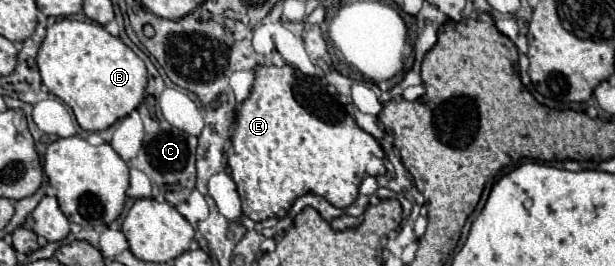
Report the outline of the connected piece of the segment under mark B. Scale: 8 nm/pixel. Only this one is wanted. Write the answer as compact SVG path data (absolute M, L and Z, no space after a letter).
M68 18L56 20L46 30L46 38L38 50L36 62L42 74L44 86L74 110L74 116L84 130L90 130L90 132L106 130L116 120L130 114L130 110L138 108L138 104L144 100L146 78L148 78L144 62L132 52L132 48L128 48L120 38L108 34L104 26L96 22L78 22Z

